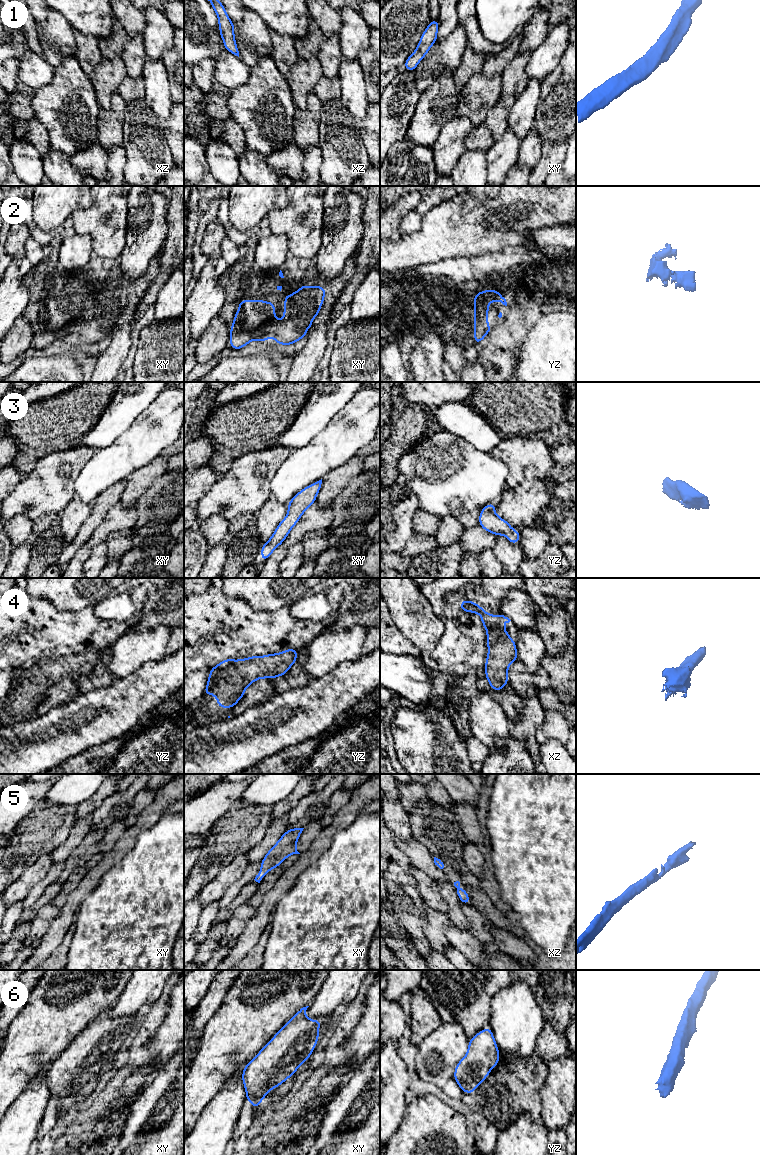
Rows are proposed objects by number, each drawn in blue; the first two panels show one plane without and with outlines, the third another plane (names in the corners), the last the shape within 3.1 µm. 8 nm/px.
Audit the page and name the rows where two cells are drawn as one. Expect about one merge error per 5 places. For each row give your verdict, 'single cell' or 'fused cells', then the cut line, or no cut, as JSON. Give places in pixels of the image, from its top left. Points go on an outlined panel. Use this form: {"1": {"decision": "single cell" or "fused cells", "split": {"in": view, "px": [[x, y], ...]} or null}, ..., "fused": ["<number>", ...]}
{"1": {"decision": "single cell", "split": null}, "2": {"decision": "single cell", "split": null}, "3": {"decision": "single cell", "split": null}, "4": {"decision": "single cell", "split": null}, "5": {"decision": "single cell", "split": null}, "6": {"decision": "single cell", "split": null}, "fused": []}

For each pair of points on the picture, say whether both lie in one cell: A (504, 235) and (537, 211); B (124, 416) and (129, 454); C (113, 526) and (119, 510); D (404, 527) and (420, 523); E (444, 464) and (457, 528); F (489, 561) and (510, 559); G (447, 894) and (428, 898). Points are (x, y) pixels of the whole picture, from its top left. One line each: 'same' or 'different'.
A: same
B: different
C: same
D: different
E: different
F: different
G: different

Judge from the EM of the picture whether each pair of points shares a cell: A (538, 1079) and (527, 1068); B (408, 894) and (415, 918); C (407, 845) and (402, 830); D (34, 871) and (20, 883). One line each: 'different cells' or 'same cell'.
A: same cell
B: same cell
C: different cells
D: same cell

